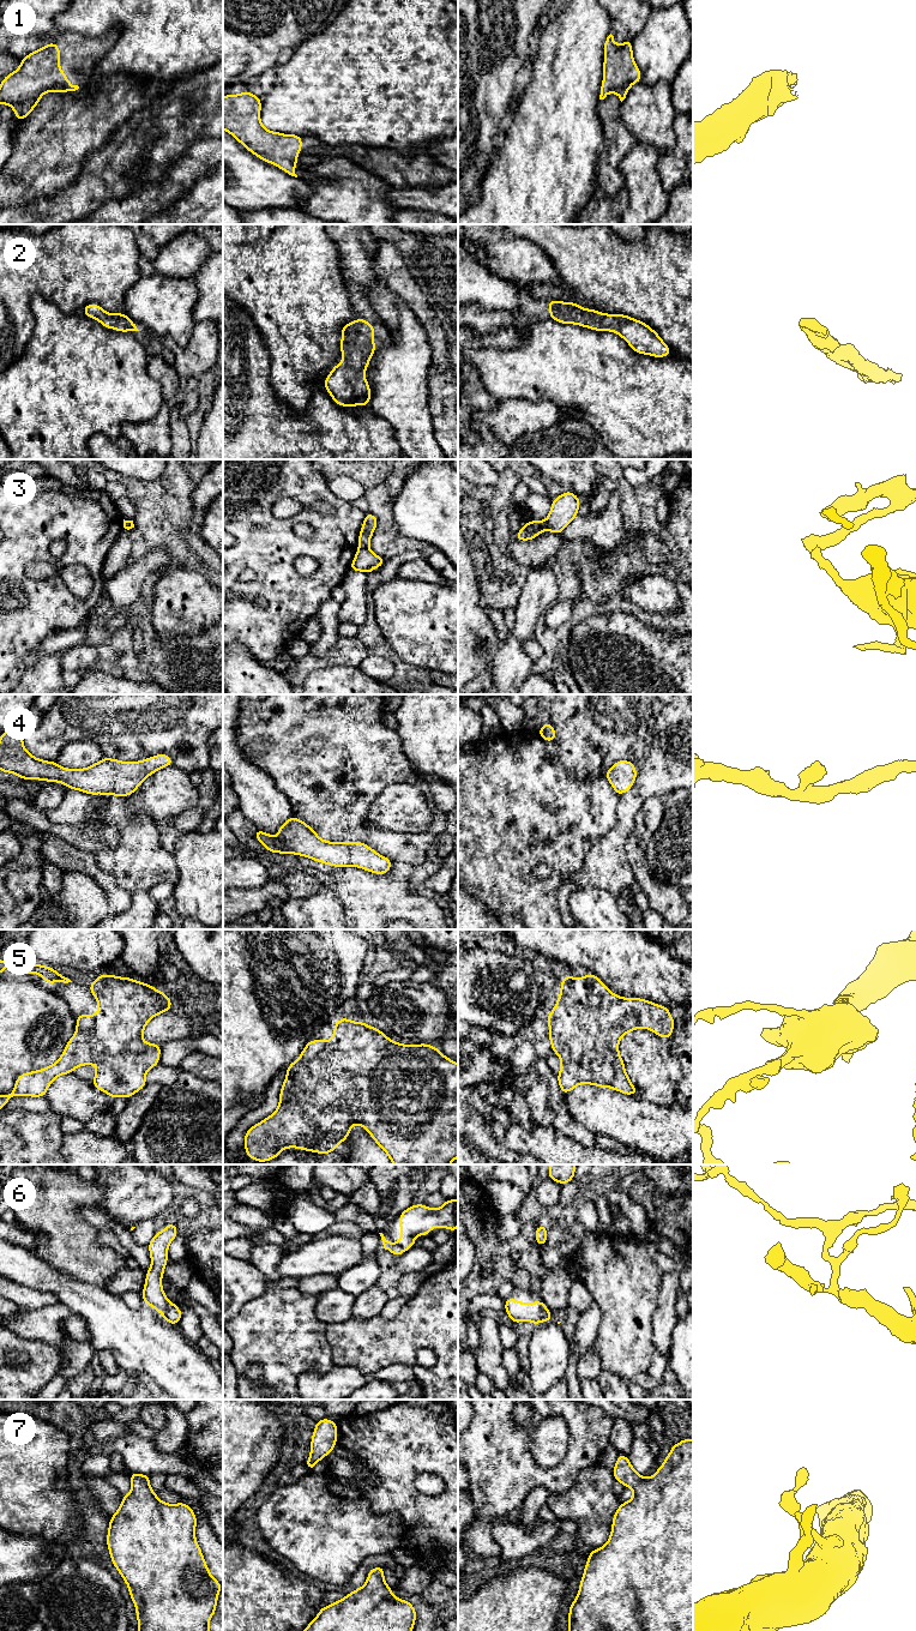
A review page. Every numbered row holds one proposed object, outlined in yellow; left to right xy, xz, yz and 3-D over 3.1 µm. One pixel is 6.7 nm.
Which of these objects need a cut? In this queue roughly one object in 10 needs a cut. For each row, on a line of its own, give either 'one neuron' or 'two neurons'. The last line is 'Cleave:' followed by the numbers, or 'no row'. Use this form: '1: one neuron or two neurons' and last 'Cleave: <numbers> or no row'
1: one neuron
2: one neuron
3: two neurons
4: one neuron
5: one neuron
6: two neurons
7: one neuron
Cleave: 3, 6

